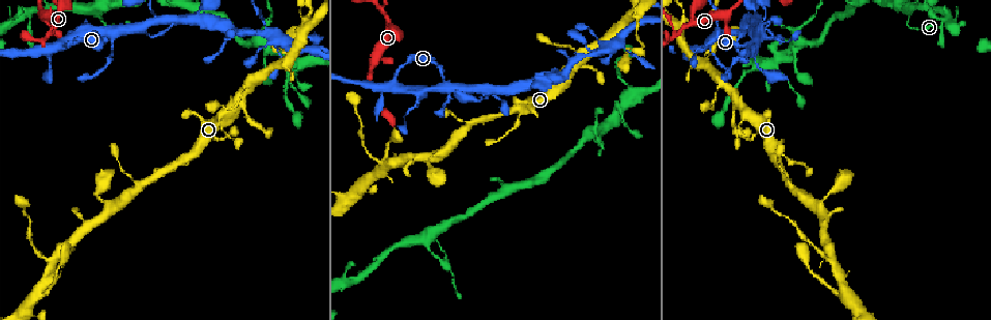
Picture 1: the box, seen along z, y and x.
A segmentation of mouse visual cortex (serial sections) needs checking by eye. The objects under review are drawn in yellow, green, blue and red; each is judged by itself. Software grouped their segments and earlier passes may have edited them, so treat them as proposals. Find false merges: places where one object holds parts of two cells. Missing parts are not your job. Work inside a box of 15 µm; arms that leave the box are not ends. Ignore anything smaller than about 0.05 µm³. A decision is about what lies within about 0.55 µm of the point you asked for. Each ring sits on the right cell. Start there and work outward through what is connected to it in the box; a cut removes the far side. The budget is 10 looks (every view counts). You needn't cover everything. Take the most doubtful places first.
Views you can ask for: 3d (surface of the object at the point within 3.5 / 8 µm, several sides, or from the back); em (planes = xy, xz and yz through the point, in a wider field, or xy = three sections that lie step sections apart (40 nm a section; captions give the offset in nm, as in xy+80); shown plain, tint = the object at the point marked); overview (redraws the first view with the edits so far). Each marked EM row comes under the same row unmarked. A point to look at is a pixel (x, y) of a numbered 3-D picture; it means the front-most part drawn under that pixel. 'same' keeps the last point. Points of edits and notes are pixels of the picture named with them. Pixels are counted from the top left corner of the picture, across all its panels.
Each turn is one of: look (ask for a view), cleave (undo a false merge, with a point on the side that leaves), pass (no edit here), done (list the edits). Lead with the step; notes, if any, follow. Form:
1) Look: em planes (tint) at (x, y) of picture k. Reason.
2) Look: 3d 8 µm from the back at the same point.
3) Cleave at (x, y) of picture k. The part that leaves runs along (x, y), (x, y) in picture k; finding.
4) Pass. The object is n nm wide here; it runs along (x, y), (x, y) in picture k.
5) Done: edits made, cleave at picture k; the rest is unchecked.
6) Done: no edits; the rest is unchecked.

Look: 3d 3.5 µm from the back at (430, 241) of picture 1. Sudden change in width.

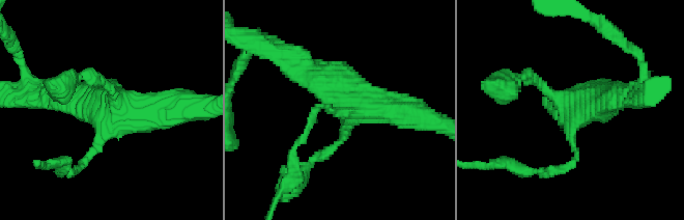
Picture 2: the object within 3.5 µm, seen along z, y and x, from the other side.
Look: em xy step 2 (tint) at (333, 110) of picture 2. 4 arms meet here; the arms are 150, 200, 450, 450 nm wide; now the EM.

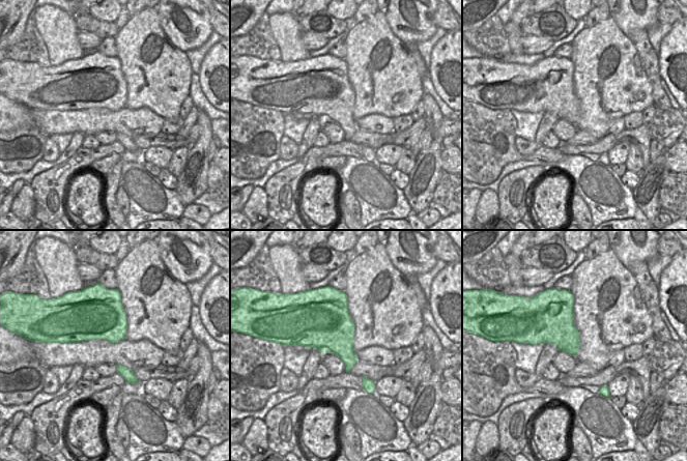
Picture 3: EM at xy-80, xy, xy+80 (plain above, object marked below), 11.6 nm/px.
Look: em xy step 5 (tint) at the same point.

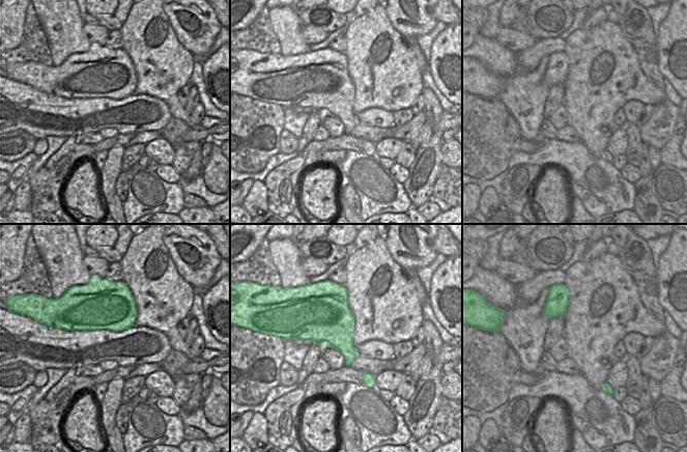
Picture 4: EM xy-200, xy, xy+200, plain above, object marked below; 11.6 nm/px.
Pass. The object is 500 nm wide here; it runs along (72, 171), (101, 140), (101, 105), (68, 99) in picture 2; one cell here.

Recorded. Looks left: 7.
Look: em xy step 3 (tint) at (524, 107) of picture 1. Three-way junction.

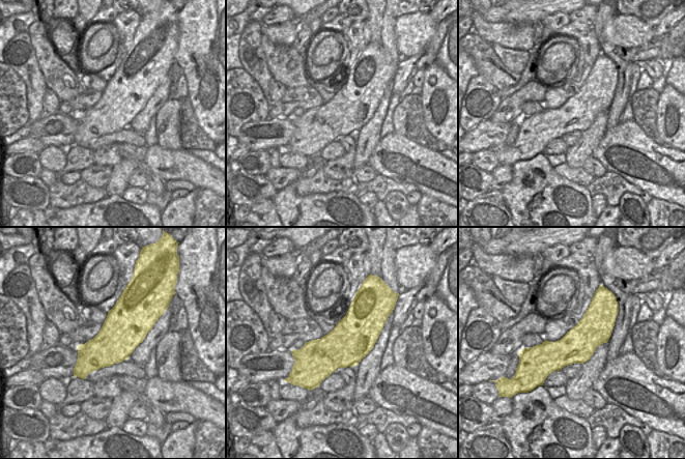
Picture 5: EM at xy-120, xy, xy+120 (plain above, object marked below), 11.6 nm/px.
Look: 3d 3.5 µm at the same point.

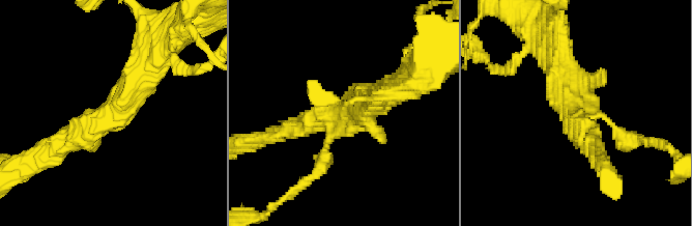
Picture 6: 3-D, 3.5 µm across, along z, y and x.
Pass. The object is 500 nm wide here; it runs along (151, 61), (110, 118), (55, 150) in picture 6; continuous, no second cell.

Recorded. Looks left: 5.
Look: 3d 3.5 µm at (683, 11) of picture 1. Three-way junction.

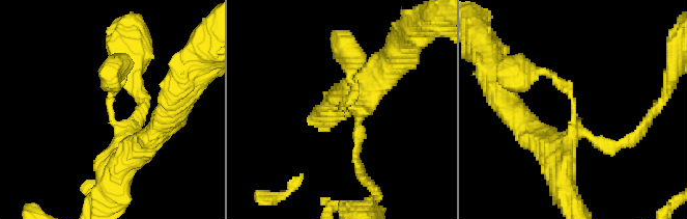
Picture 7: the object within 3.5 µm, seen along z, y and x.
Look: em xy step 1 (tint) at (574, 110) of picture 7. Shape alone is not enough.

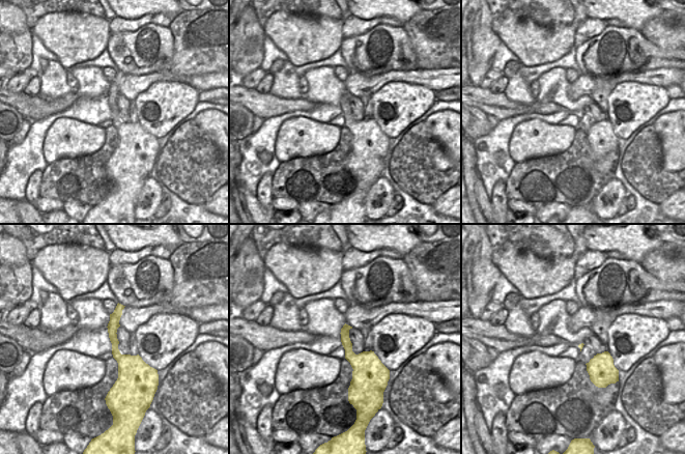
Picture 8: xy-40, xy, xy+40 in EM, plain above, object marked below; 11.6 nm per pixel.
Pass. 3 arms meet here; it runs along (559, 169), (574, 103), (559, 80), (532, 71) in picture 7; one cell here.

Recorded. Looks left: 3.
Look: 3d 3.5 µm from the back at (111, 31) of picture 1. Small branch off a trunk.

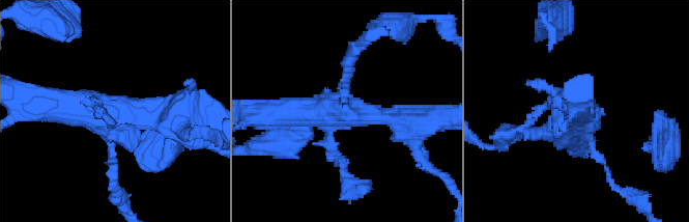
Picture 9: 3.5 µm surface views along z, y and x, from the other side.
Look: em xy step 2 (tint) at (343, 107) of picture 9.

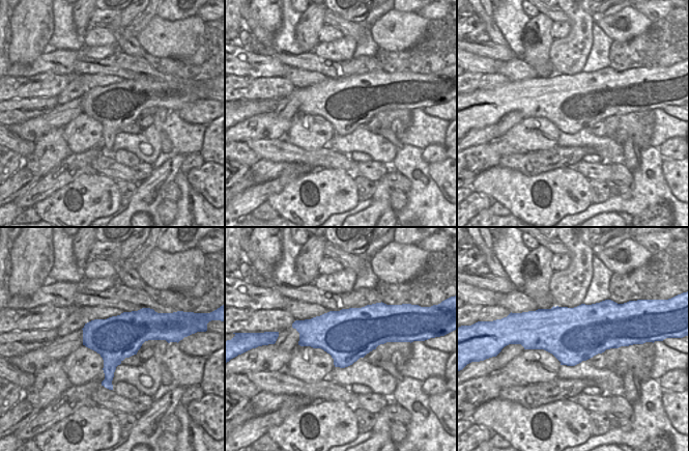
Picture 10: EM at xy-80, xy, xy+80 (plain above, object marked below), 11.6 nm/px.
Pass. It runs along (176, 122), (39, 107) in picture 9; continuous, no second cell.

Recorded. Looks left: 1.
Done: no edits; the rest is unchecked.

